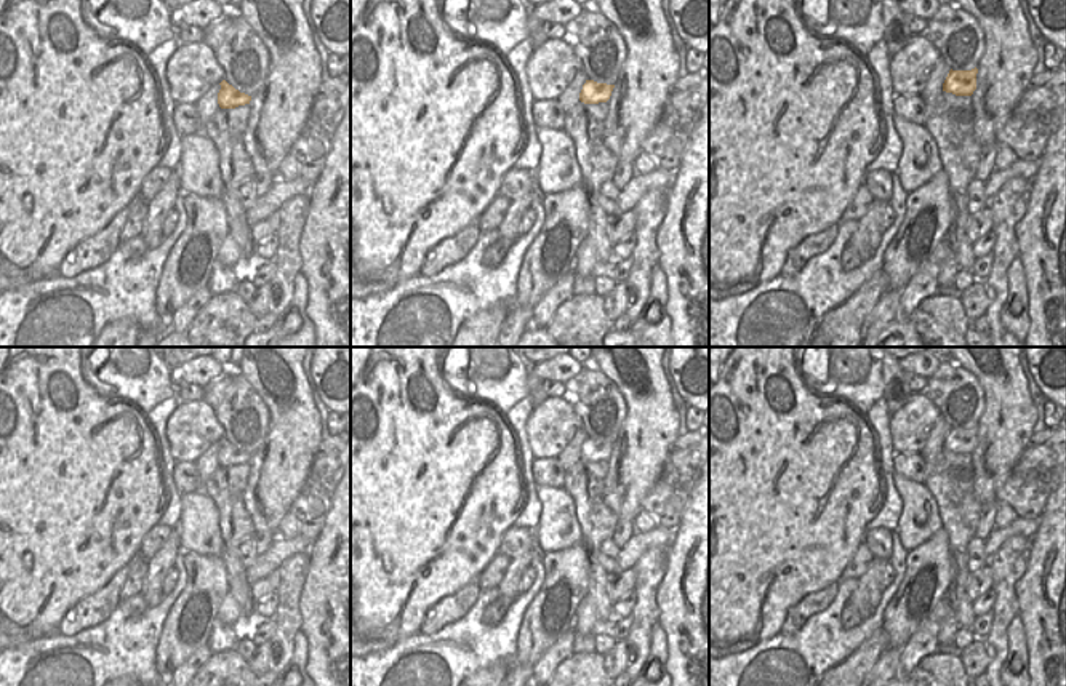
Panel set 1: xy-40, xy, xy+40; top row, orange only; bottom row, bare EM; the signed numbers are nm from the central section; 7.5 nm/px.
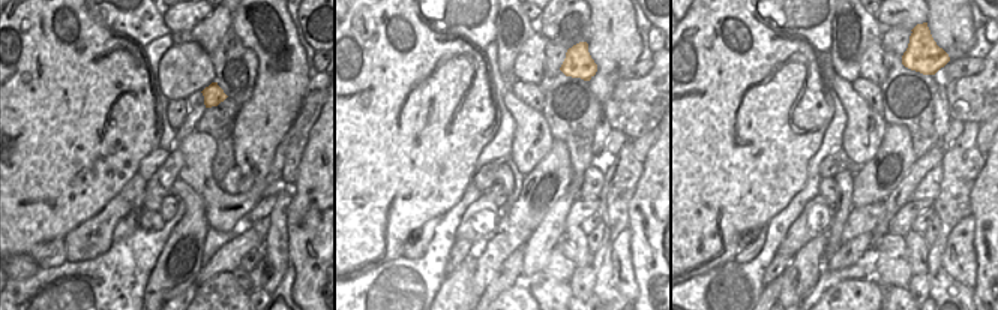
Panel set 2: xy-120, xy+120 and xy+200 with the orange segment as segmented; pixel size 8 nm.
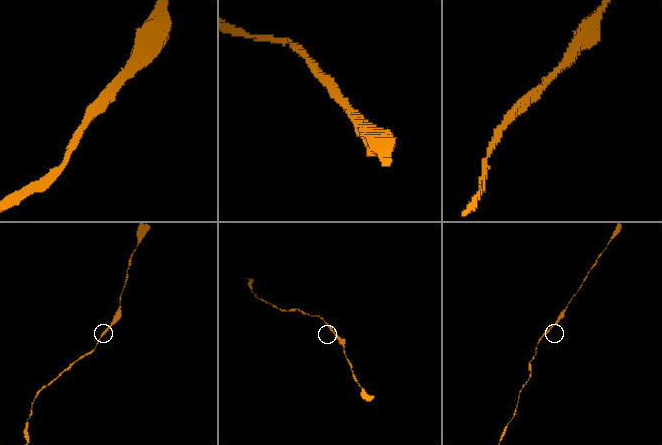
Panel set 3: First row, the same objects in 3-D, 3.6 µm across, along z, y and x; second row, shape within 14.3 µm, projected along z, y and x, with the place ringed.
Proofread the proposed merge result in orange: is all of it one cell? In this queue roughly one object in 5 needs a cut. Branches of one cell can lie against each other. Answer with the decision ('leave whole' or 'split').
leave whole

